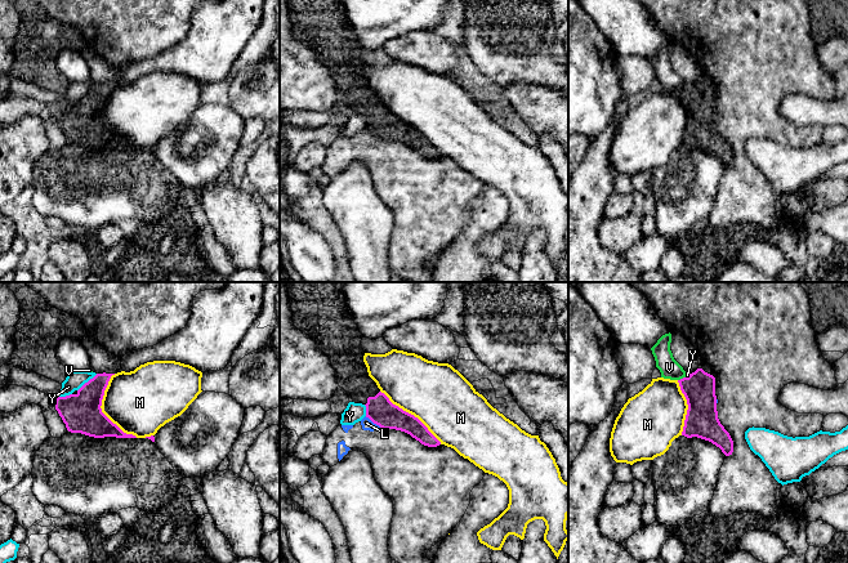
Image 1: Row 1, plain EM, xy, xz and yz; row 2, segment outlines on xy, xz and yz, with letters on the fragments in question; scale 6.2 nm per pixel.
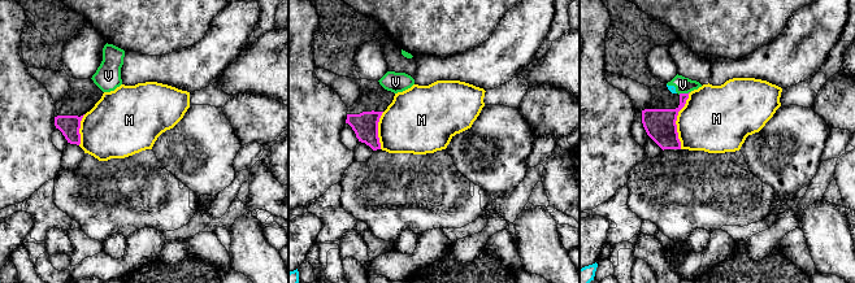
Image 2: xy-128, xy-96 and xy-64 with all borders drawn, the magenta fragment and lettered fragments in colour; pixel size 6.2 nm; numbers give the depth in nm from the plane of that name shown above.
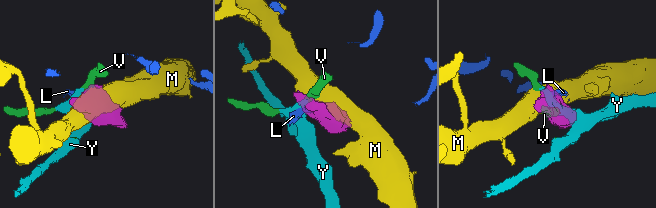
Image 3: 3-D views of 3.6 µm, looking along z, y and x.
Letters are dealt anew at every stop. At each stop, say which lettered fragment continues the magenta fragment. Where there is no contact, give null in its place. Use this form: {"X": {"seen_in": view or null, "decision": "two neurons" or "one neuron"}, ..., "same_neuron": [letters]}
{"L": {"seen_in": "xz", "decision": "two neurons"}, "M": {"seen_in": "xy", "decision": "two neurons"}, "V": {"seen_in": "yz", "decision": "two neurons"}, "Y": {"seen_in": "xy", "decision": "two neurons"}, "same_neuron": []}

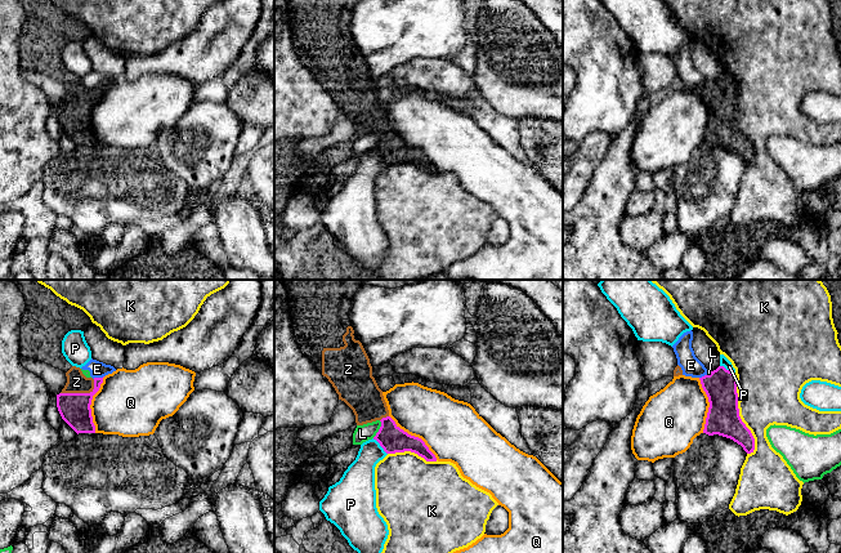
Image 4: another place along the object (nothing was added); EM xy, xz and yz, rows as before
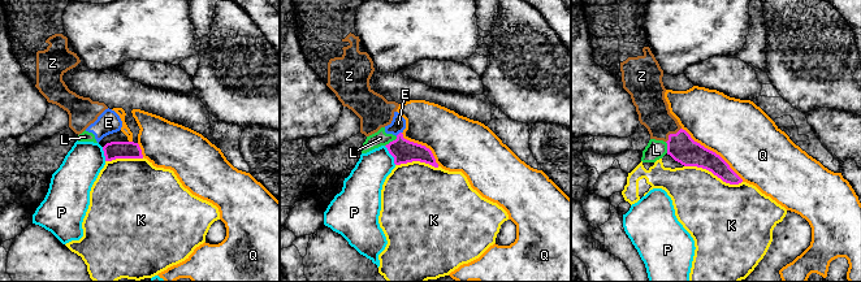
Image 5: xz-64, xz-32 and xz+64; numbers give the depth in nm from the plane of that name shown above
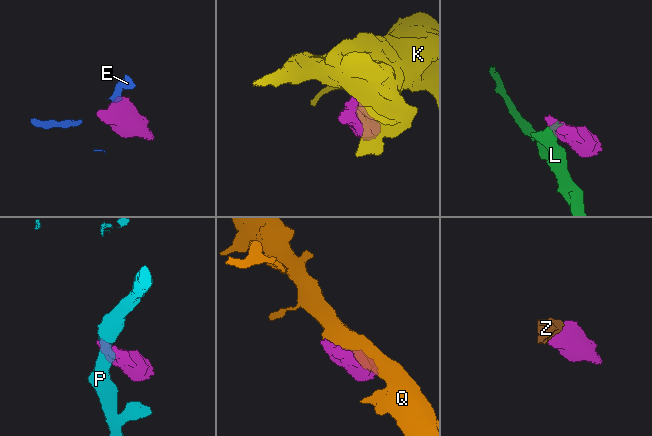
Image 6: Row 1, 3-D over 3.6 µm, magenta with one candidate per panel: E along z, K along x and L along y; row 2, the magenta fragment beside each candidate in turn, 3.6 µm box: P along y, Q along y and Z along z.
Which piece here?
{"E": {"seen_in": "xy", "decision": "two neurons"}, "K": {"seen_in": "yz", "decision": "two neurons"}, "L": {"seen_in": "xz", "decision": "two neurons"}, "P": {"seen_in": "xz", "decision": "two neurons"}, "Q": {"seen_in": "xy", "decision": "two neurons"}, "Z": {"seen_in": "xy", "decision": "one neuron"}, "same_neuron": ["Z"]}

